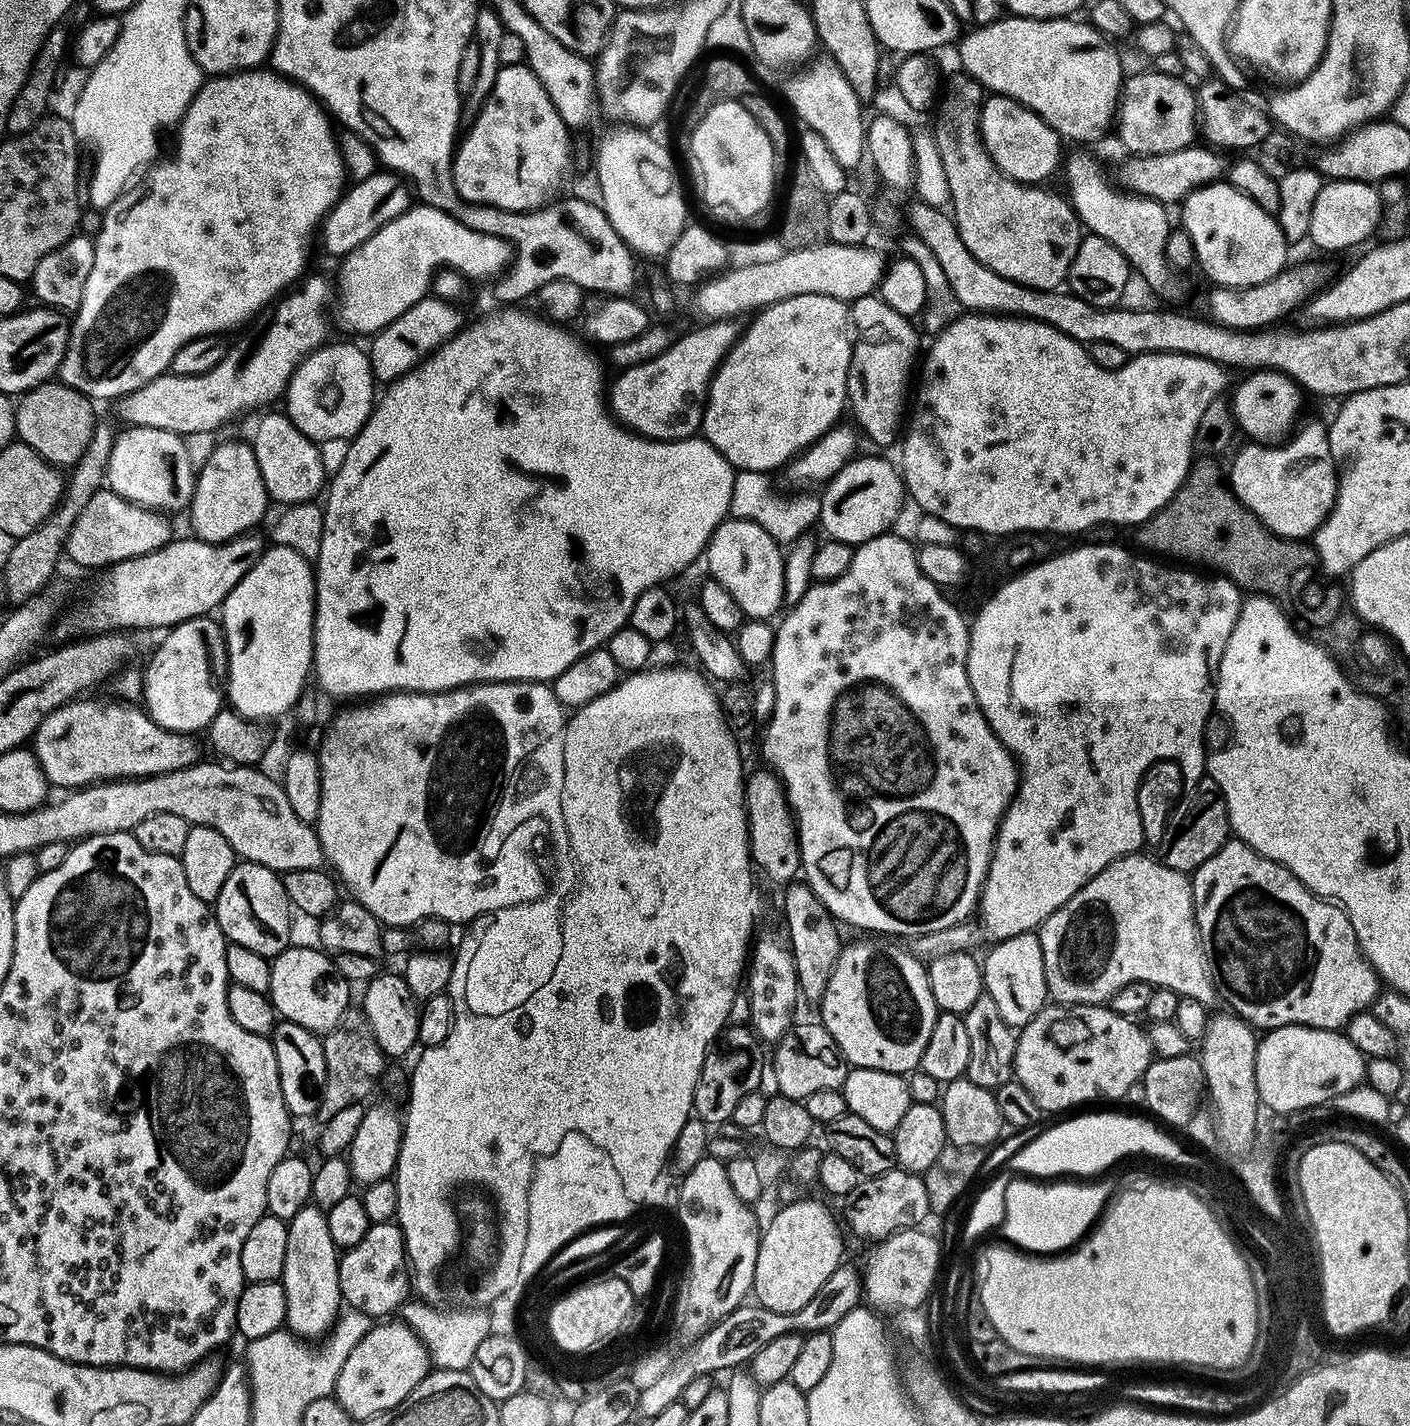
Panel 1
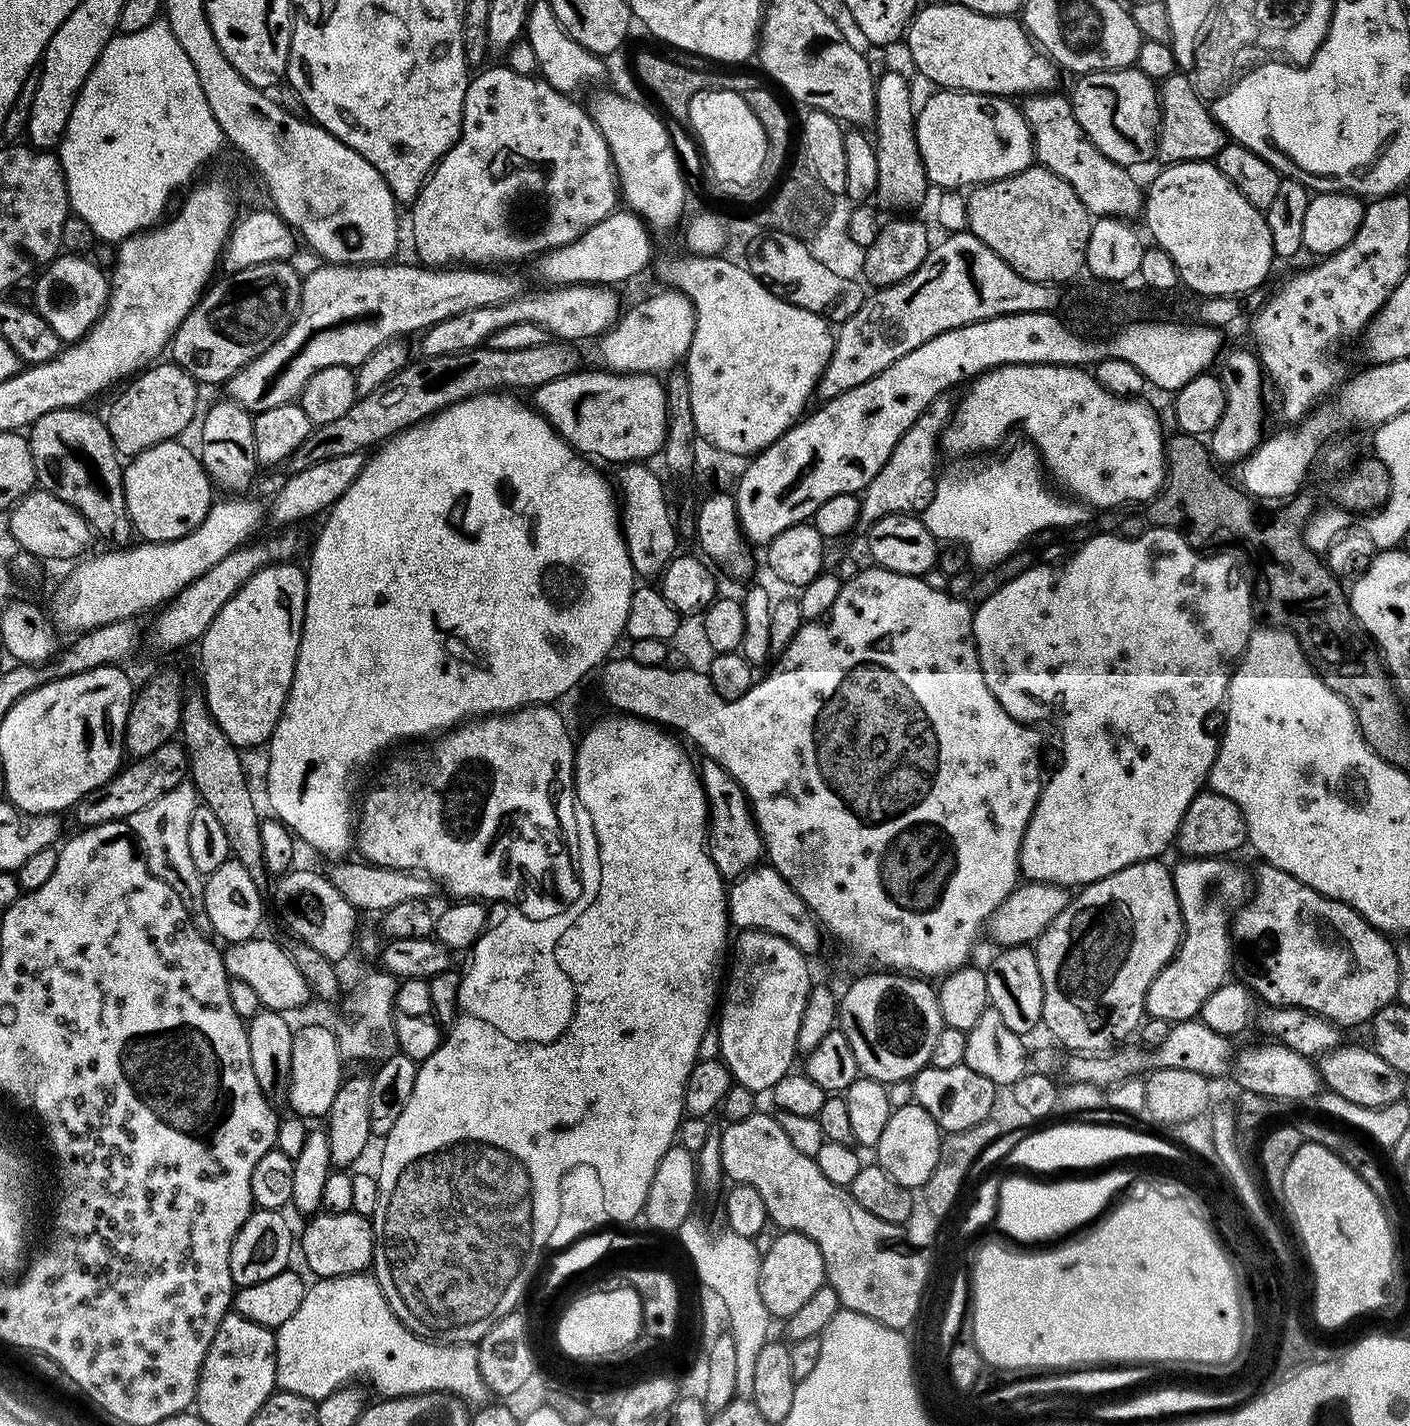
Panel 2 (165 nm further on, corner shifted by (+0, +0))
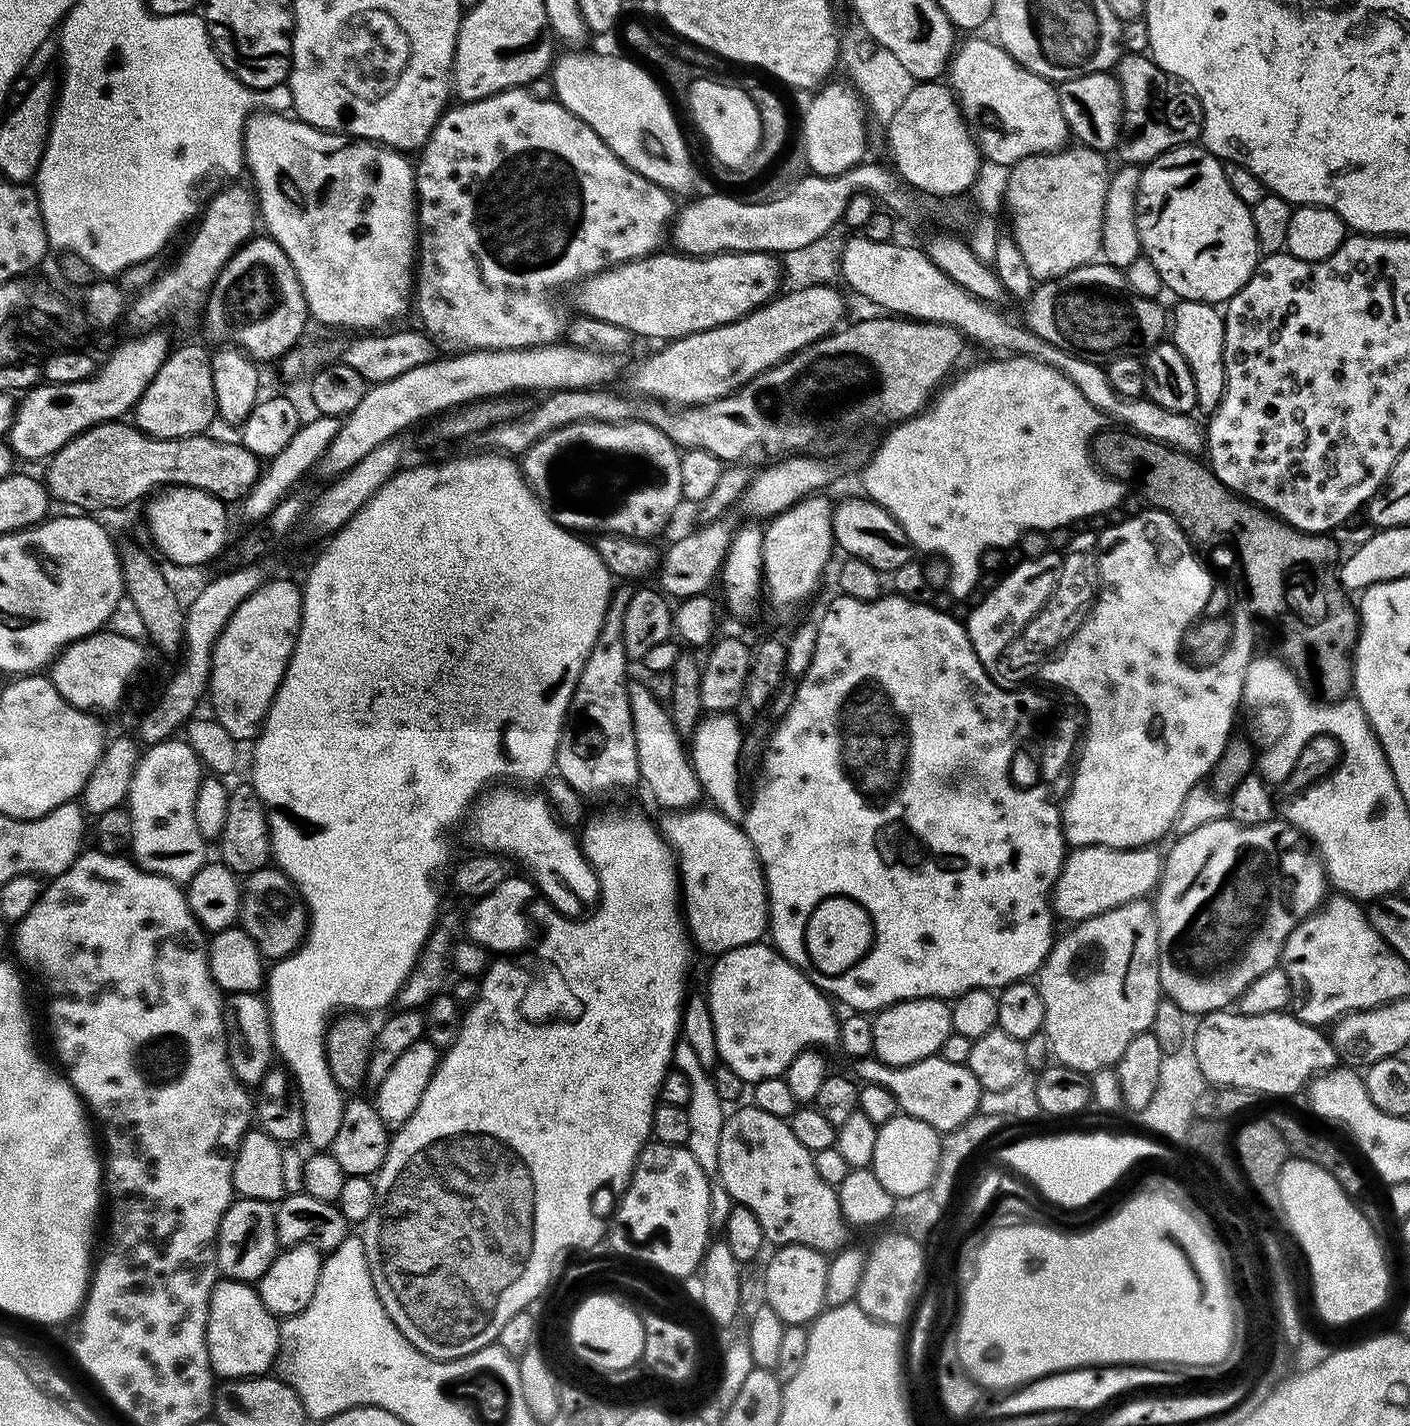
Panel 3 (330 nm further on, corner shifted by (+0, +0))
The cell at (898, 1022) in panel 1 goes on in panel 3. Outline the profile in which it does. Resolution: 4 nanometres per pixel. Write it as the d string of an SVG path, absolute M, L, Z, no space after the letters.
M903 1000L871 1017L875 1059L901 1068L937 1055L952 1031L952 1009L942 1000Z

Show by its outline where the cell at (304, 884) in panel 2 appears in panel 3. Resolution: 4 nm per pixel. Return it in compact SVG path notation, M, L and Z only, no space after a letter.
M275 866L260 868L257 872L248 874L242 884L239 923L258 946L261 957L272 962L285 960L292 955L308 931L308 913L304 901L293 892L292 879Z

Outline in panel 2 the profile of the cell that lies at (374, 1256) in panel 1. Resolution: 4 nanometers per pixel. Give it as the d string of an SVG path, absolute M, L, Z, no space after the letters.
M321 1211L320 1216L316 1216L304 1228L304 1237L299 1237L298 1248L304 1251L304 1256L308 1259L308 1264L312 1267L313 1277L323 1278L325 1276L355 1276L364 1274L372 1268L372 1221L367 1216L359 1216L356 1212L343 1212L334 1214L333 1212Z

